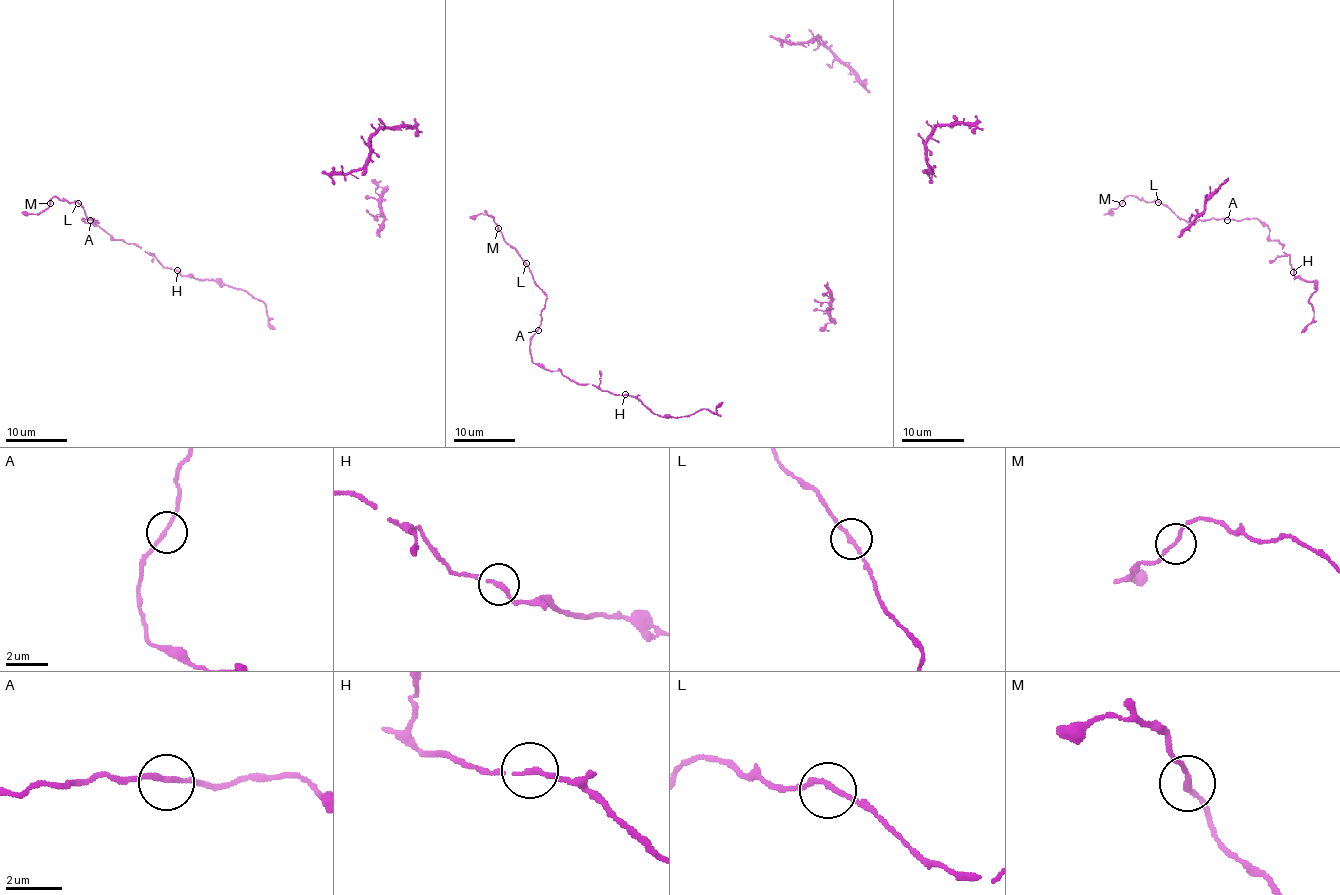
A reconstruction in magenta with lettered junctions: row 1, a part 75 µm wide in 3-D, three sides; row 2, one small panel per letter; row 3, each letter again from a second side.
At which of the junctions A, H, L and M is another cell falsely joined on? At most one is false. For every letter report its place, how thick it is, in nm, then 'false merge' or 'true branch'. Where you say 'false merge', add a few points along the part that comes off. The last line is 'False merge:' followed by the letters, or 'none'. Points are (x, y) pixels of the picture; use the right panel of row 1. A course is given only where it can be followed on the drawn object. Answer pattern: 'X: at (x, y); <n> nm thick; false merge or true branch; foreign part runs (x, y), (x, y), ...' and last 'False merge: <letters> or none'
A: at (1227, 220); 170 nm thick; true branch
H: at (1293, 272); 170 nm thick; true branch
L: at (1158, 202); 170 nm thick; true branch
M: at (1122, 203); 170 nm thick; false merge
False merge: M

